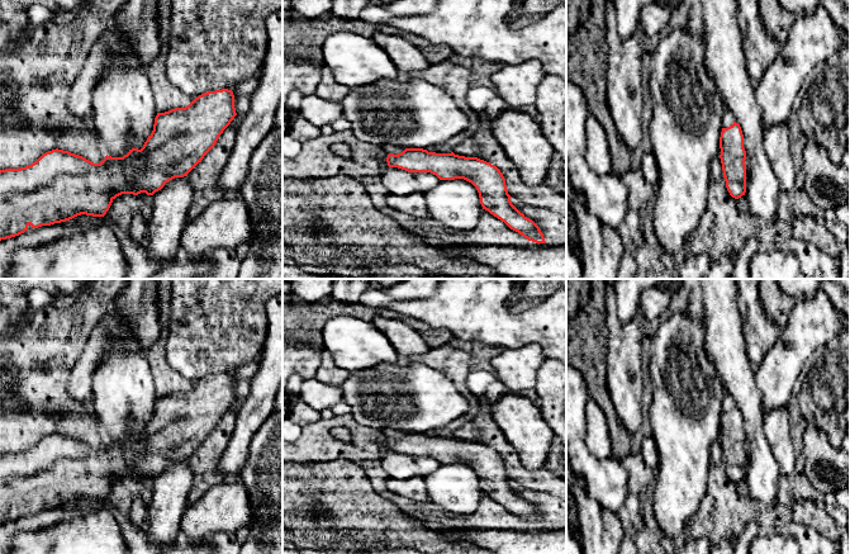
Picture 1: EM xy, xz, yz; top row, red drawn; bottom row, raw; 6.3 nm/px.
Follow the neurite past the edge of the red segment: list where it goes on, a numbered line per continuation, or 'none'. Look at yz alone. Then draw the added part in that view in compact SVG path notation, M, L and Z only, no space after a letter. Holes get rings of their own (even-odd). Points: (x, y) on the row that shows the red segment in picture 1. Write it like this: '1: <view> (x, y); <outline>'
none

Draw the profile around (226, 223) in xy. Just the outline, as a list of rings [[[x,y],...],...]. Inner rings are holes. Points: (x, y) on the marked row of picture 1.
[[[228,195],[189,219],[181,236],[181,252],[199,259],[212,250],[233,250],[239,243],[250,245],[252,240],[253,224],[247,204],[239,195]]]

